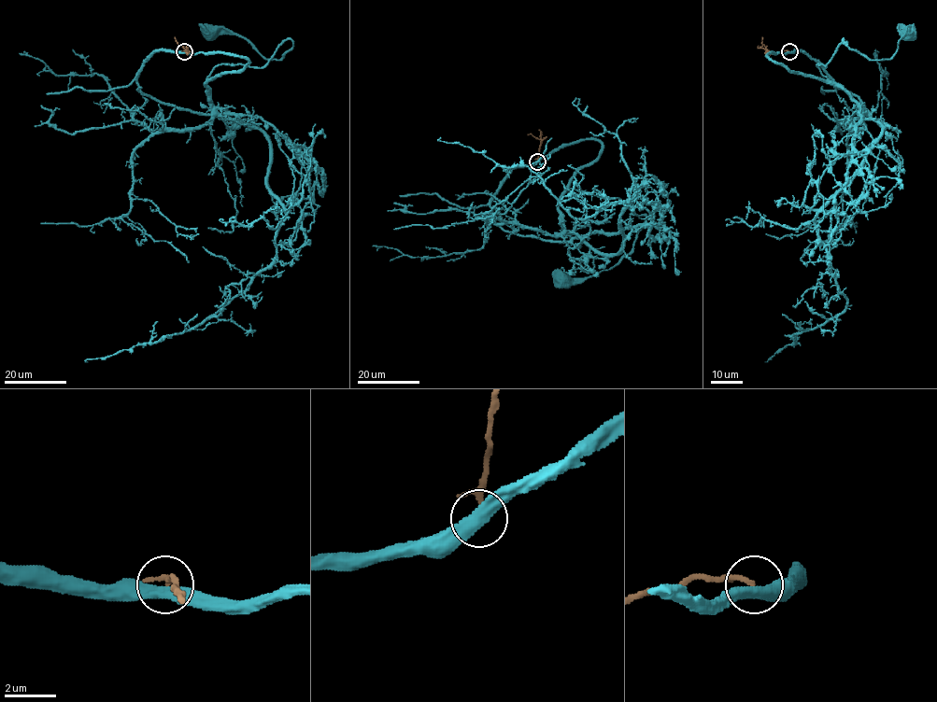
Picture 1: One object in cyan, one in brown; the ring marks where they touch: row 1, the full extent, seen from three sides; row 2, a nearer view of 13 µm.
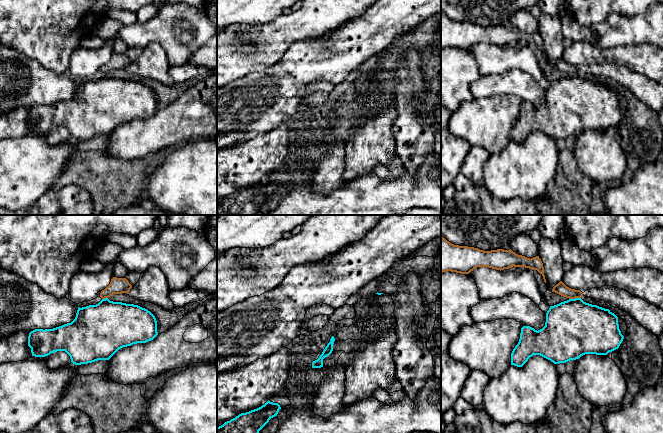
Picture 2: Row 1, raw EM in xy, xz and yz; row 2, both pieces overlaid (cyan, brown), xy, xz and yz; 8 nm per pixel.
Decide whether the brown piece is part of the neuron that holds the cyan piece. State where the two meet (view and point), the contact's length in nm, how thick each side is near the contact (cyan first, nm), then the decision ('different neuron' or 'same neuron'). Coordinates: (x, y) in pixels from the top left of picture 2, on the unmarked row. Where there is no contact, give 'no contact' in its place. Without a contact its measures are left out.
contact yz (575, 74); length 100 nm; calibres 460 and 90 nm; different neuron

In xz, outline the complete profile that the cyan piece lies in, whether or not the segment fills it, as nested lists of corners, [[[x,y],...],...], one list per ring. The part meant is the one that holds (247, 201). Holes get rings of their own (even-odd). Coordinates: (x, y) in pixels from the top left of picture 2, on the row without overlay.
[[[268,176],[261,183],[241,189],[217,203],[217,215],[257,215],[259,207],[280,185],[278,179]]]

